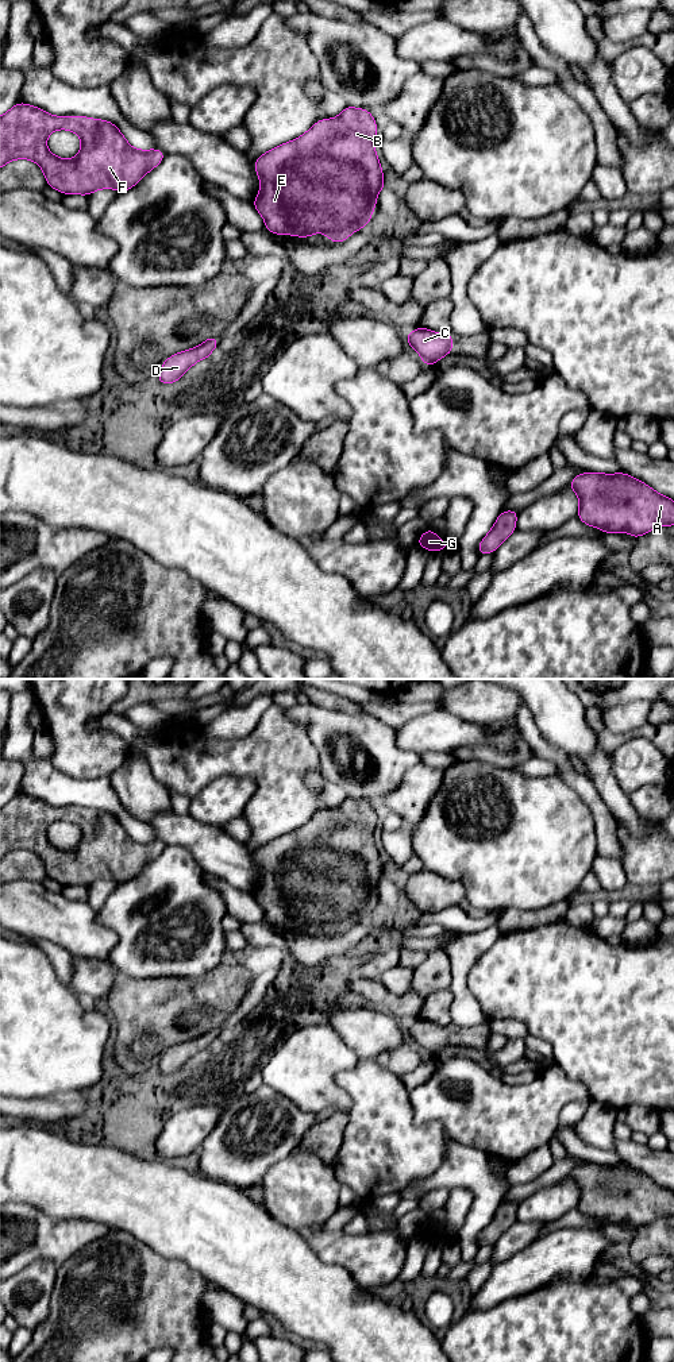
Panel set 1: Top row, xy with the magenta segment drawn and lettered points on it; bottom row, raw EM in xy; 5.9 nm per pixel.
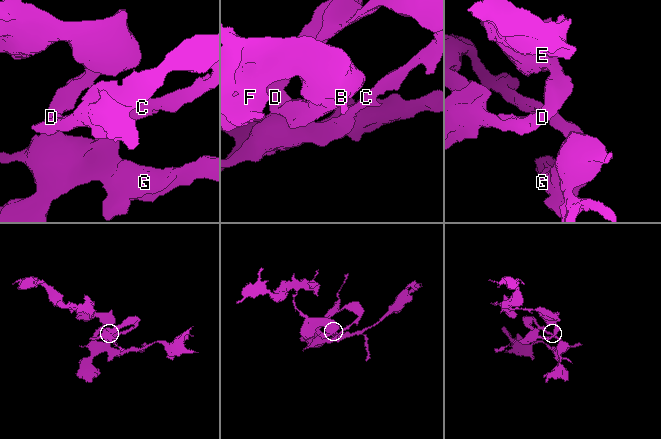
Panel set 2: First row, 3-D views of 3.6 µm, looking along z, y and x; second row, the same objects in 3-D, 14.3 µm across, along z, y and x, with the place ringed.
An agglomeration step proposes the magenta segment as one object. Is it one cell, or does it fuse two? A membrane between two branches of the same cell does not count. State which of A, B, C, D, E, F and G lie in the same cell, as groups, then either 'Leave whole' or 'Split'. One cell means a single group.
Groups: A B C D E F G. Leave whole

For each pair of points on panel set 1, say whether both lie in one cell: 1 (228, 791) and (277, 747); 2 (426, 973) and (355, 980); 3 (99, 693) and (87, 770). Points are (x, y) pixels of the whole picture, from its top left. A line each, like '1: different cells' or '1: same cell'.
1: different cells
2: same cell
3: same cell

